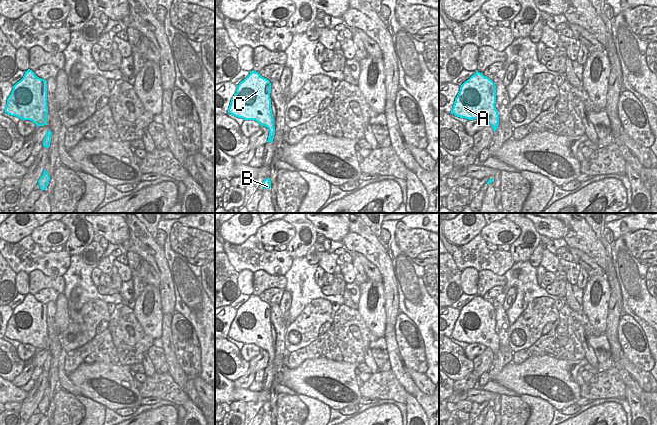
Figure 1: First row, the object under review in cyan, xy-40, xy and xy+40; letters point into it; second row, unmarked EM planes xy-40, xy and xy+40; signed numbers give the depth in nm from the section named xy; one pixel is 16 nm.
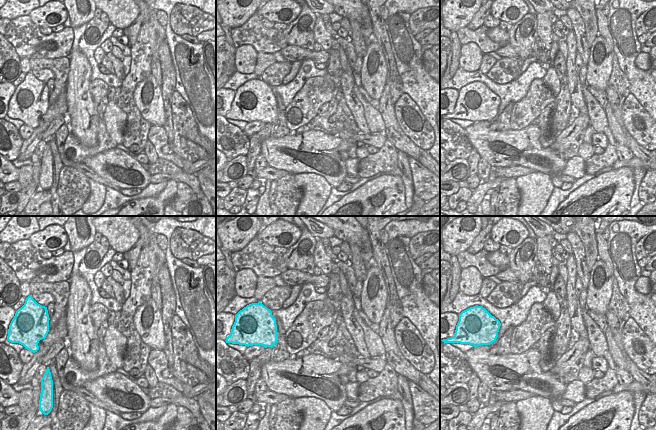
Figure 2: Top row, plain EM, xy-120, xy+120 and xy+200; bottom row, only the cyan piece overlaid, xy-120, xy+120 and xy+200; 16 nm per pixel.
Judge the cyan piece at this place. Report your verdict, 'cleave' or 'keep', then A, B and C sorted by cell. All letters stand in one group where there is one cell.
keep; A B C

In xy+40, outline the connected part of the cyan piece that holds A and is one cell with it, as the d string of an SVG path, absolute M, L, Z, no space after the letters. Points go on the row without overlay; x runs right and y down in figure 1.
M476 294L476 297L461 309L451 337L468 344L482 344L490 348L495 356L499 350L499 338L495 328L495 307Z

